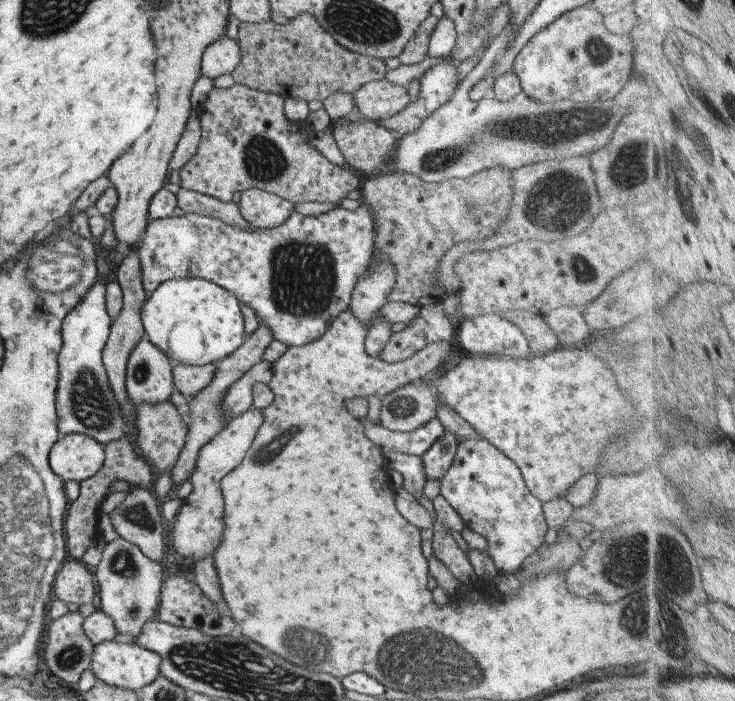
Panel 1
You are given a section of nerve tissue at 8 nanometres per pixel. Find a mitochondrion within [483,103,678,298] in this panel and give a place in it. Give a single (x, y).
(556, 209)

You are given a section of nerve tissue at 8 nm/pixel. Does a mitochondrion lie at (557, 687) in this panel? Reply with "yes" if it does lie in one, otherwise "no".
no

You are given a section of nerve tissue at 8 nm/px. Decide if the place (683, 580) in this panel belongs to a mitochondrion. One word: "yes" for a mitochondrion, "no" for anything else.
yes

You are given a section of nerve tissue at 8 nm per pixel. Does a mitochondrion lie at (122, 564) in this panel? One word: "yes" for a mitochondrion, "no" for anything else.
yes

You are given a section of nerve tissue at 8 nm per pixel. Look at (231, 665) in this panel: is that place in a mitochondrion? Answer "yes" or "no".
yes

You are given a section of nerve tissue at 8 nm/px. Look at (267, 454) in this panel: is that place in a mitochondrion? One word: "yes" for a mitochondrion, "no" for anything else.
yes

